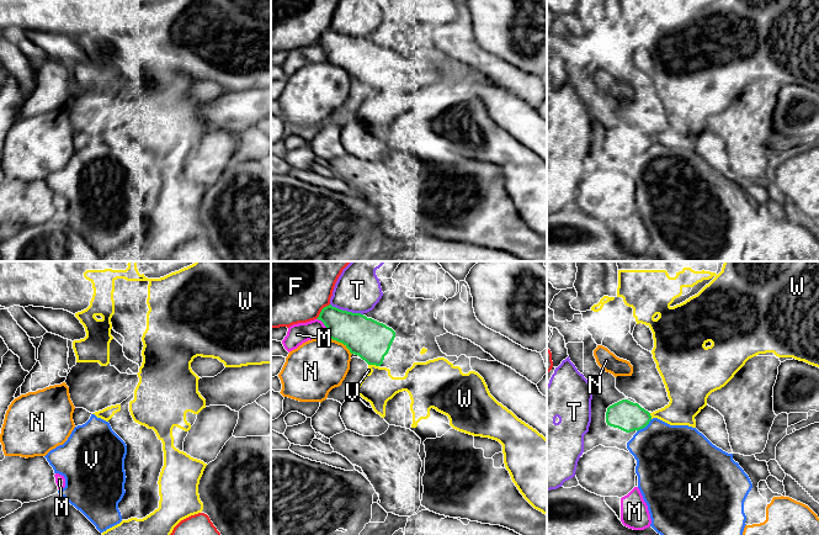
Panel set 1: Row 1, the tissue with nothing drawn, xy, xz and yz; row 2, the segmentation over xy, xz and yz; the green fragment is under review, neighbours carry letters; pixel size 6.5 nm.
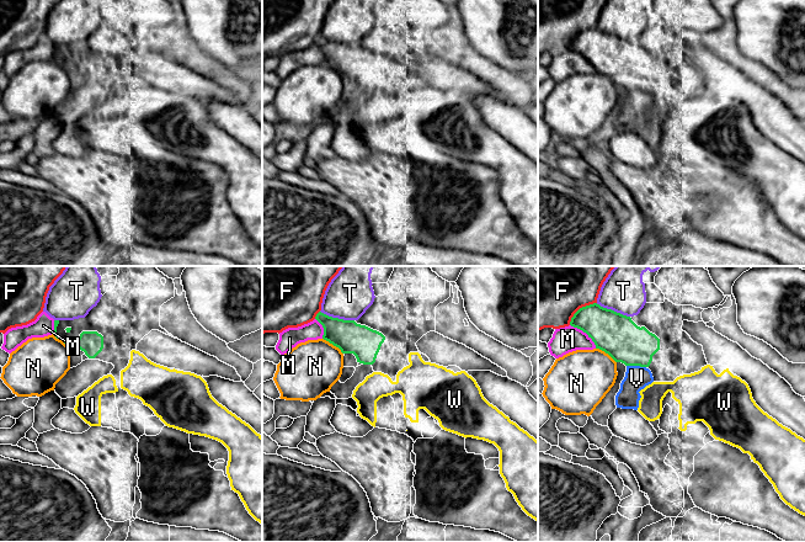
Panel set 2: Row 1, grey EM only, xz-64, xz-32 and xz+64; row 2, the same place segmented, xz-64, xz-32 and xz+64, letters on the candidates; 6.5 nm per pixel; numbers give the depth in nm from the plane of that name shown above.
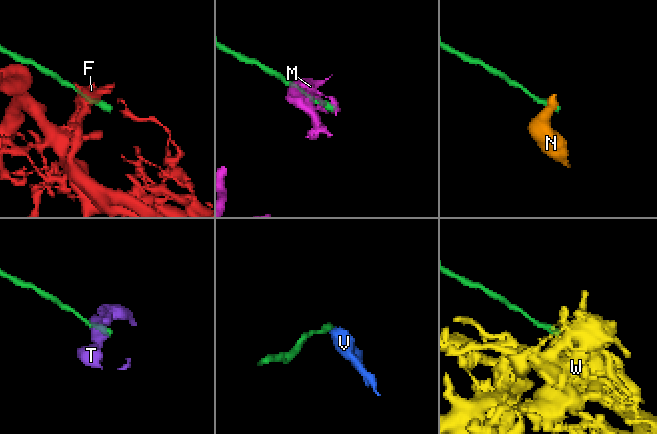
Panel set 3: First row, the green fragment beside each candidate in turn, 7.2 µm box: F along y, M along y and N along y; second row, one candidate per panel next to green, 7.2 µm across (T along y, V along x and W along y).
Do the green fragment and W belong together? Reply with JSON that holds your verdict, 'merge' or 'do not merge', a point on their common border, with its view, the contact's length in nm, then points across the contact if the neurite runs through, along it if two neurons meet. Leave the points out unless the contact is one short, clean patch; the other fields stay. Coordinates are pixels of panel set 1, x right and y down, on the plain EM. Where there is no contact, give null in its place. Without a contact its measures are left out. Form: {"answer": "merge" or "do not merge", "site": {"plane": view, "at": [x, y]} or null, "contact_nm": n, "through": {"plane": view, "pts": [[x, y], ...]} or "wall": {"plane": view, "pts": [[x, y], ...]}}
{"answer": "do not merge", "site": {"plane": "xz", "at": [373, 88]}, "contact_nm": 70, "wall": {"plane": "xz", "pts": [[368, 88], [378, 90]]}}

